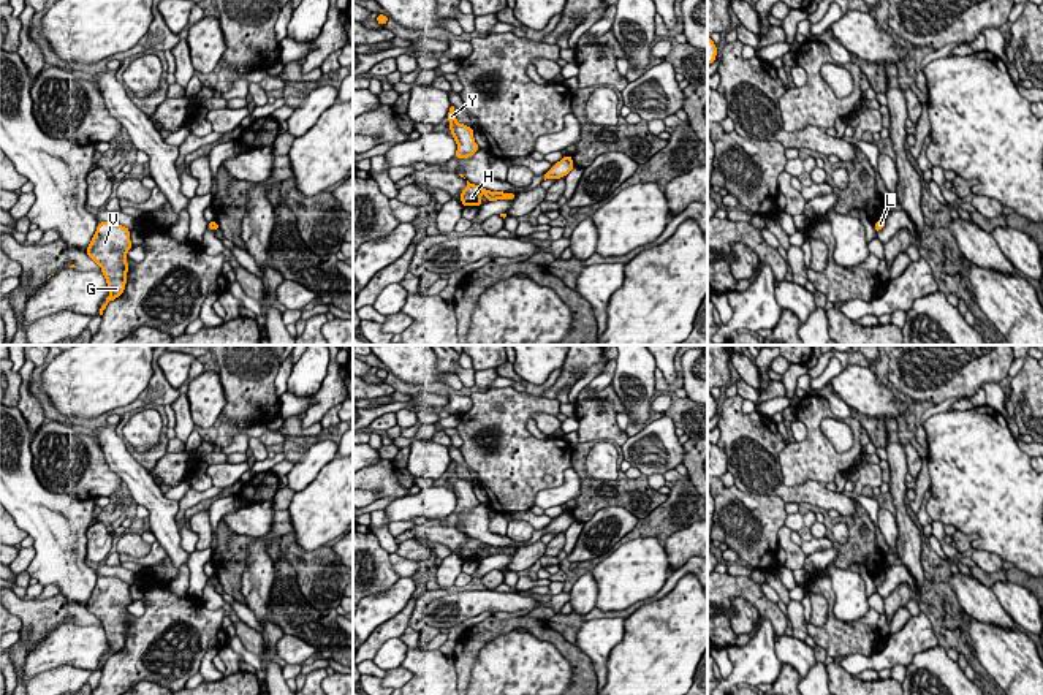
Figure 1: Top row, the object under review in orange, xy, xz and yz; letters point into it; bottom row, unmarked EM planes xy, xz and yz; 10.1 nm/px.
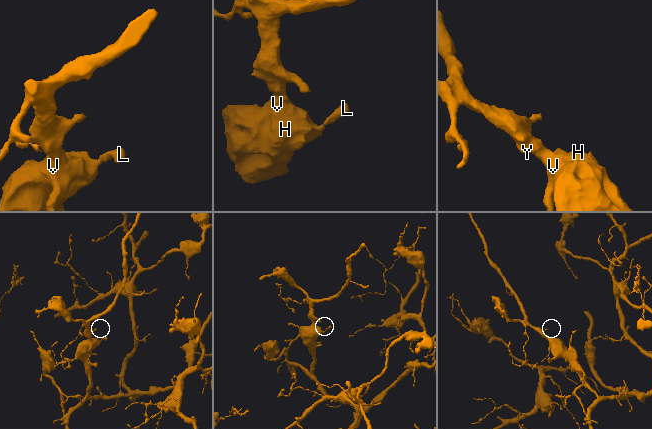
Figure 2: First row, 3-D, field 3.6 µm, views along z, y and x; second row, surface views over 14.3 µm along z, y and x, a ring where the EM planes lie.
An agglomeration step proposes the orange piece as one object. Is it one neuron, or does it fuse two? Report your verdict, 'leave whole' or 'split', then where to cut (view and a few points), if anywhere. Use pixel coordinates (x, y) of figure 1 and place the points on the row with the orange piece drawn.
leave whole; no cut

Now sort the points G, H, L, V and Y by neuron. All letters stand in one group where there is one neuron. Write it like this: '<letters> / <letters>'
G H L V Y

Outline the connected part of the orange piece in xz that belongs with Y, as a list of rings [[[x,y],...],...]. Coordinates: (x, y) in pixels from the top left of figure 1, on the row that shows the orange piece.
[[[454,106],[449,108],[446,117],[449,119],[448,127],[451,130],[451,136],[457,144],[454,158],[470,158],[475,152],[480,150],[473,138],[473,128],[457,122]]]

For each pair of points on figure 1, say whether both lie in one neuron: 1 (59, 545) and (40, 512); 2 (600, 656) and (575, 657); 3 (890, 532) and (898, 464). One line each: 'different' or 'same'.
1: same
2: different
3: different

